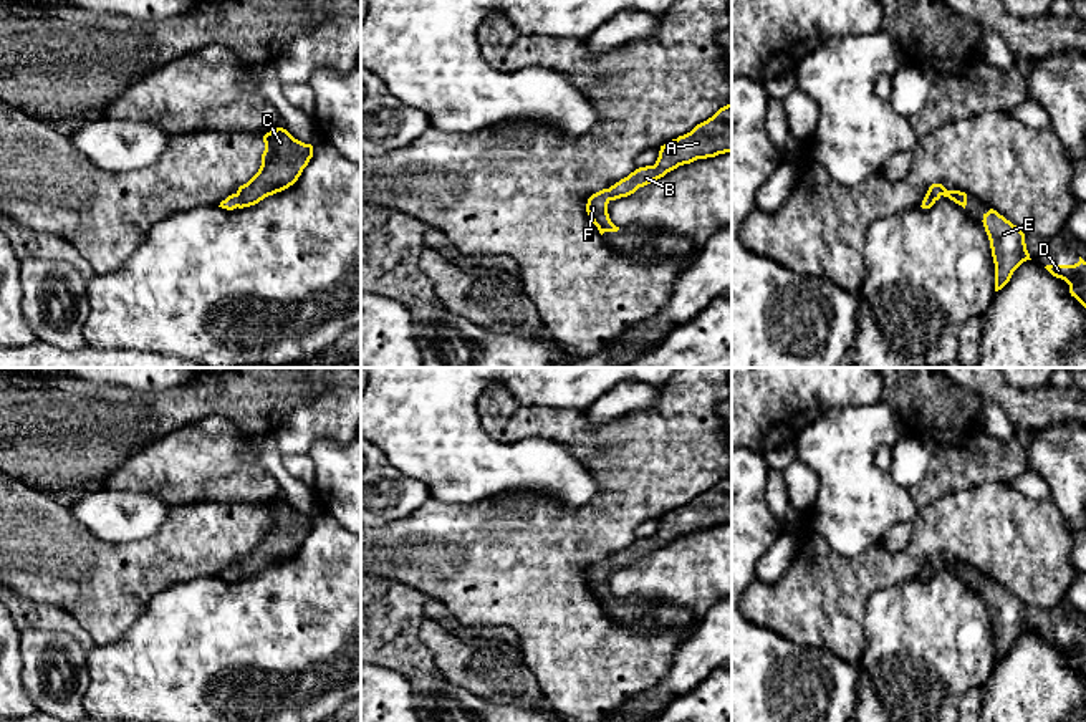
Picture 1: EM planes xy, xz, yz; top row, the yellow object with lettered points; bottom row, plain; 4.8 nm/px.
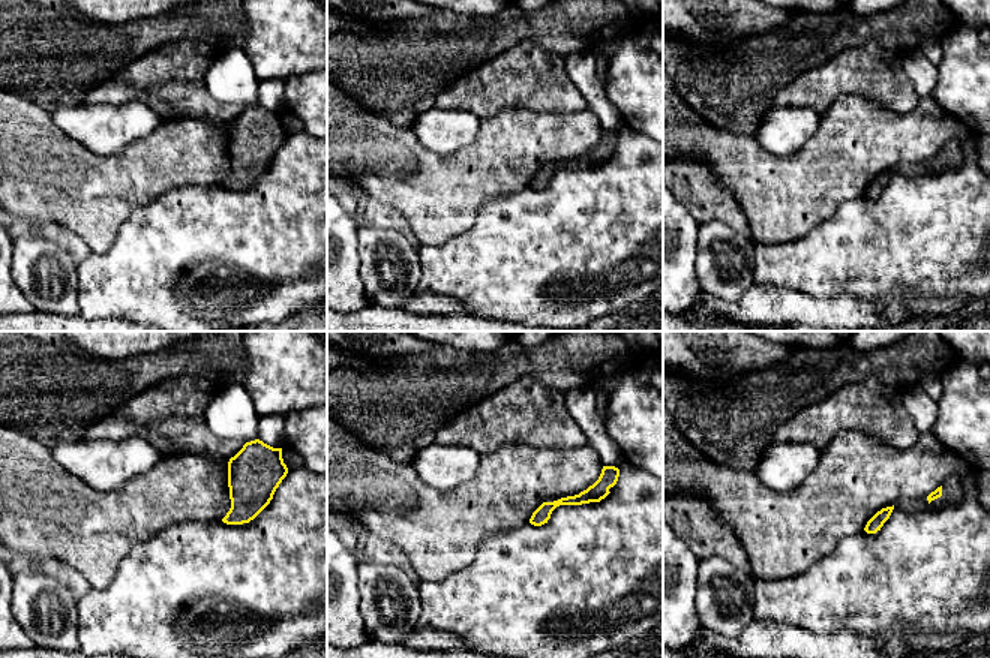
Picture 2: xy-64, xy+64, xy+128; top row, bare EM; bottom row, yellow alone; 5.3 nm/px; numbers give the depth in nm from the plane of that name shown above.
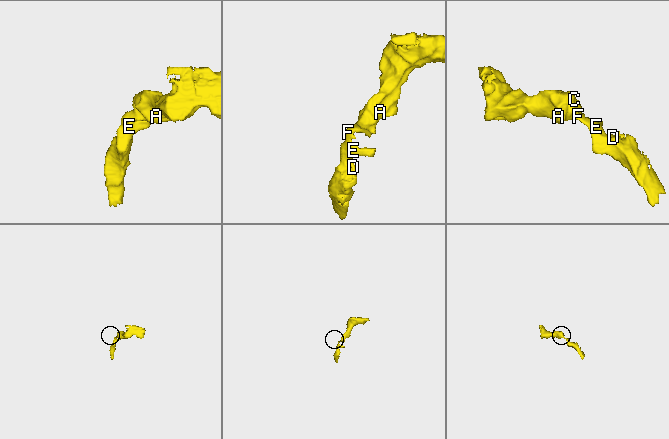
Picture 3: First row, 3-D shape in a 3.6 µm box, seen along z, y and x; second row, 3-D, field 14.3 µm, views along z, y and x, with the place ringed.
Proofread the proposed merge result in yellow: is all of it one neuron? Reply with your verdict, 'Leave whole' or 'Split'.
Leave whole

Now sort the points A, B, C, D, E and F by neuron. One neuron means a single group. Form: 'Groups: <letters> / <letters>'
Groups: A B C D E F

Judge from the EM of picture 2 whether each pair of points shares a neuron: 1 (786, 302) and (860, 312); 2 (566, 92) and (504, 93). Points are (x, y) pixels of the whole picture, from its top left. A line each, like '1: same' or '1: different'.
1: same
2: same

